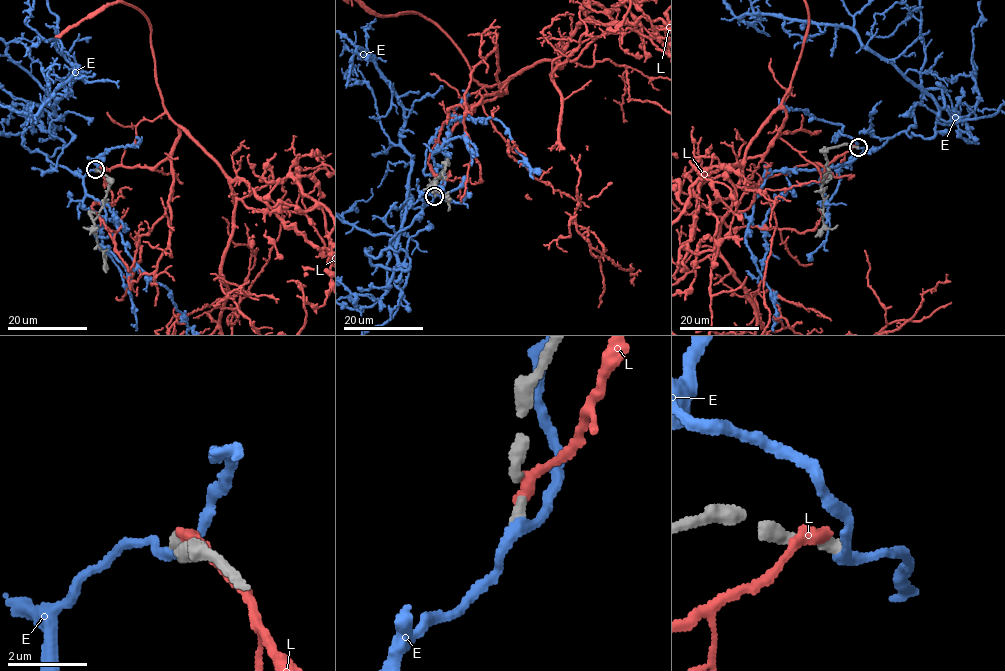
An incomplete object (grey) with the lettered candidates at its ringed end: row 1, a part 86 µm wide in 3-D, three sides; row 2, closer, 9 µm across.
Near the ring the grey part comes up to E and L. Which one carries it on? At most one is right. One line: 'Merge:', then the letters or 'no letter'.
Merge: no letter

